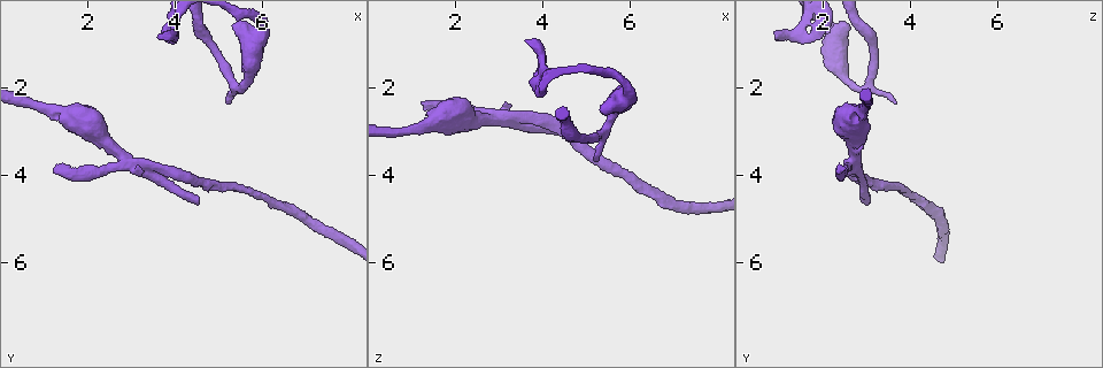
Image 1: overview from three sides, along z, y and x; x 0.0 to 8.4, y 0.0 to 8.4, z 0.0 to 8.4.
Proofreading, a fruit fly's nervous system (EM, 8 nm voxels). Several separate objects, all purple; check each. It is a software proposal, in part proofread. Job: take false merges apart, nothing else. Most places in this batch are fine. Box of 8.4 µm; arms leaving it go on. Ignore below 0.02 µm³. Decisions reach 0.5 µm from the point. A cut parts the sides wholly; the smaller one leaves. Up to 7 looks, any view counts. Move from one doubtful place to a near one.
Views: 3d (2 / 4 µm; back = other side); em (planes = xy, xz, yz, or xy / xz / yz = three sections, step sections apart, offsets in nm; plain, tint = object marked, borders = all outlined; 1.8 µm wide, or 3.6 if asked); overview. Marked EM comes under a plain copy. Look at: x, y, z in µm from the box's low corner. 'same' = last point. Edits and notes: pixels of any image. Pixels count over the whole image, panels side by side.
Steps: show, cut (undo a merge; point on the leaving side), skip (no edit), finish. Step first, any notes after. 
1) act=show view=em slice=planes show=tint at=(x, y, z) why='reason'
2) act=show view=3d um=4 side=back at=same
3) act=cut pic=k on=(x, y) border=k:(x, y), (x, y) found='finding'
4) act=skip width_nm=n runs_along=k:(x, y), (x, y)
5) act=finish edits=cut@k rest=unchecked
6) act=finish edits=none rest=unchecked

act=show view=3d um=4 side=back at=(1.50, 2.55, 2.70) why='calibre changes'

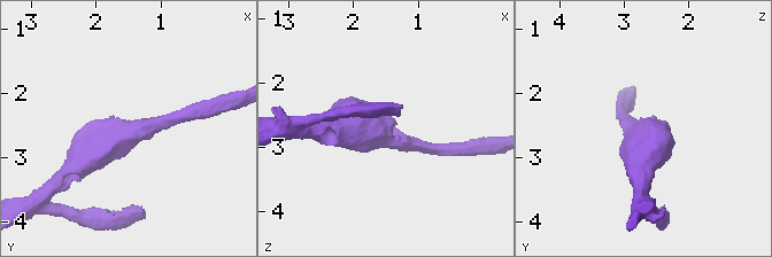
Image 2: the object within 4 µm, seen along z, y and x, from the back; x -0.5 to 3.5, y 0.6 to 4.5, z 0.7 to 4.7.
act=show view=em um=3.6 slice=yz step=16 show=tint at=(1.55, 2.55, 2.70) arm_widths_nm=200,500

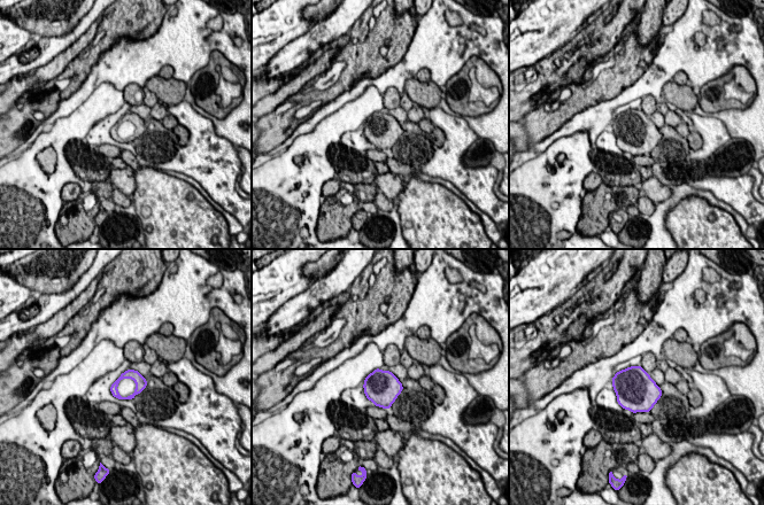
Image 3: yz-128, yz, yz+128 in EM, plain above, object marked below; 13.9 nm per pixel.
act=show view=em um=3.6 slice=planes show=tint at=same

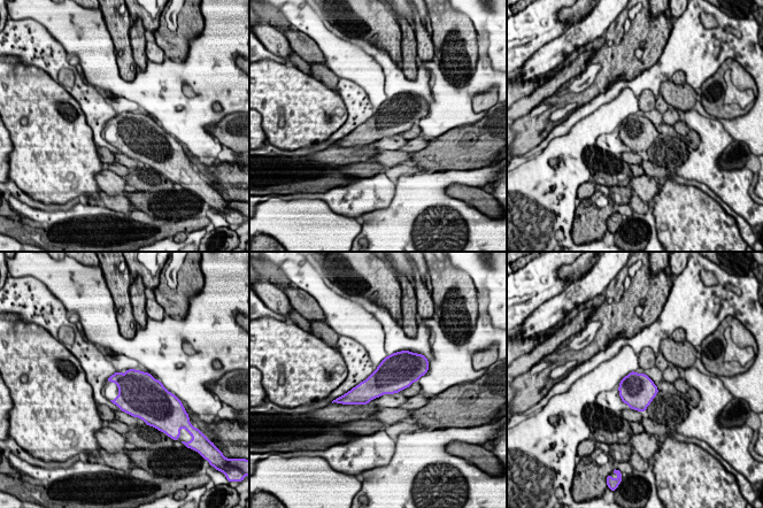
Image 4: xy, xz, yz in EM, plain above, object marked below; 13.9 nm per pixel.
act=skip found='continuous, no second cell'

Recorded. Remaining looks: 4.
act=show view=em slice=planes show=borders at=(2.90, 3.65, 2.70) why='four-way junction'

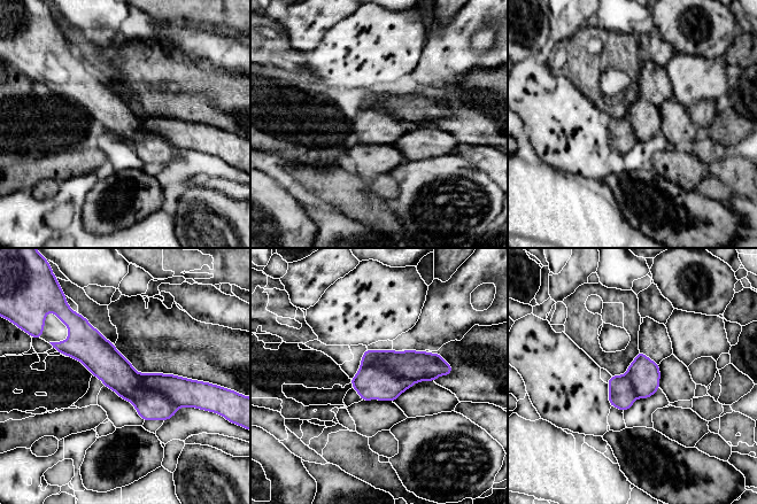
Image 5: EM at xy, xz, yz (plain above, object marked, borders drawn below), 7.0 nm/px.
act=cut pic=5 on=(415, 366) border=5:(361, 365), (373, 365), (414, 382) found='a second cell is stuck on'

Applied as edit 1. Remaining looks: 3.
act=show view=overview why='see it whole again'

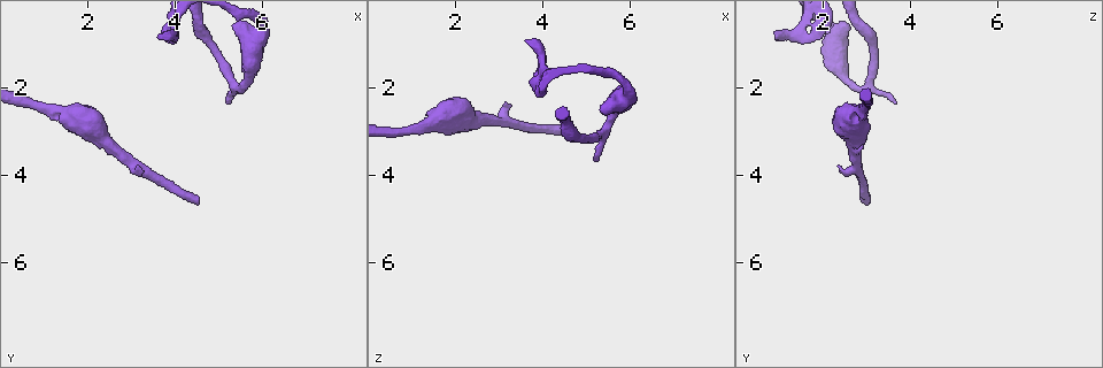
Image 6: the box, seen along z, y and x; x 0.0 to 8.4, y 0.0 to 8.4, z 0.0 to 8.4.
act=show view=em slice=yz step=4 show=tint at=(6.00, 0.75, 2.25) why='abrupt turn'

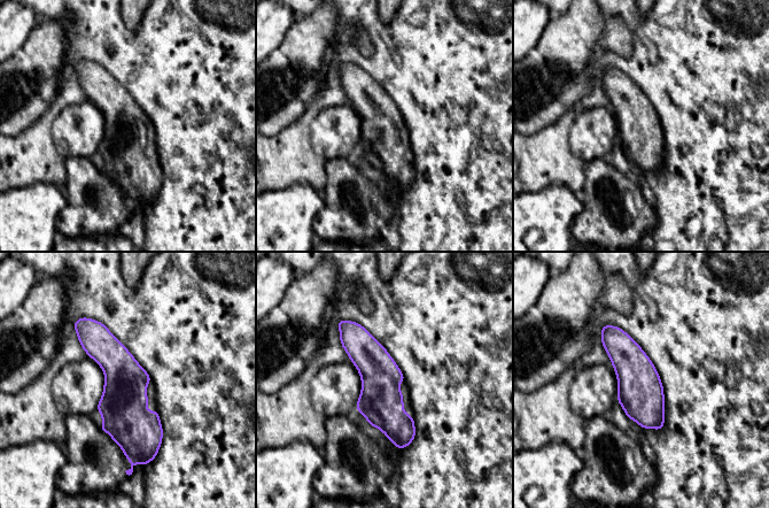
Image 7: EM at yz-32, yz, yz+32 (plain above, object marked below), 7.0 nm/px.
act=skip runs_along=7:(91, 323), (123, 372), (133, 449) found='one cell here'

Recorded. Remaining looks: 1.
act=finish edits=cut@5 rest=unchecked

